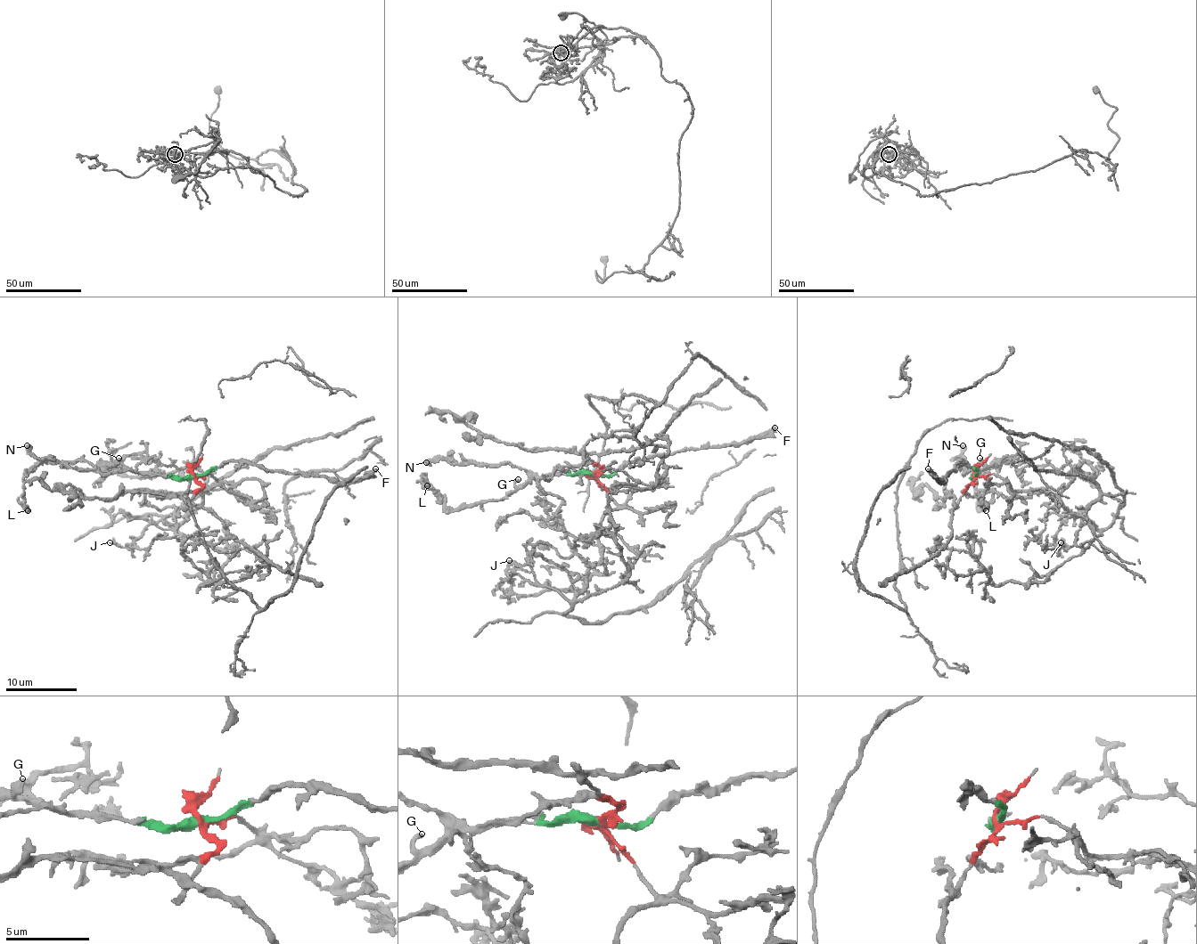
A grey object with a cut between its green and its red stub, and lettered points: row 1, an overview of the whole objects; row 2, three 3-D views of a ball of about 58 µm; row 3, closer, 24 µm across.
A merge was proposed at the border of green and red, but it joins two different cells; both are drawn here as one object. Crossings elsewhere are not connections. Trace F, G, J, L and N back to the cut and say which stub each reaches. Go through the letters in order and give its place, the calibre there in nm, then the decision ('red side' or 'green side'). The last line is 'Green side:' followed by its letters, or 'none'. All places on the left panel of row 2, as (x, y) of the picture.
F: (375, 468) | 440 nm | green side
G: (118, 458) | 360 nm | green side
J: (110, 542) | 320 nm | red side
L: (28, 510) | 550 nm | green side
N: (27, 445) | 480 nm | green side
Green side: F, G, L, N

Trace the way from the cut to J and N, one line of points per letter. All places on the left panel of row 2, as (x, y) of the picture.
J: (192, 476), (209, 474), (217, 483), (200, 490), (201, 500), (184, 516), (149, 524), (126, 546), (110, 542)
N: (192, 476), (175, 477), (124, 470), (110, 474), (76, 470), (53, 463), (47, 458), (36, 458), (26, 445)

